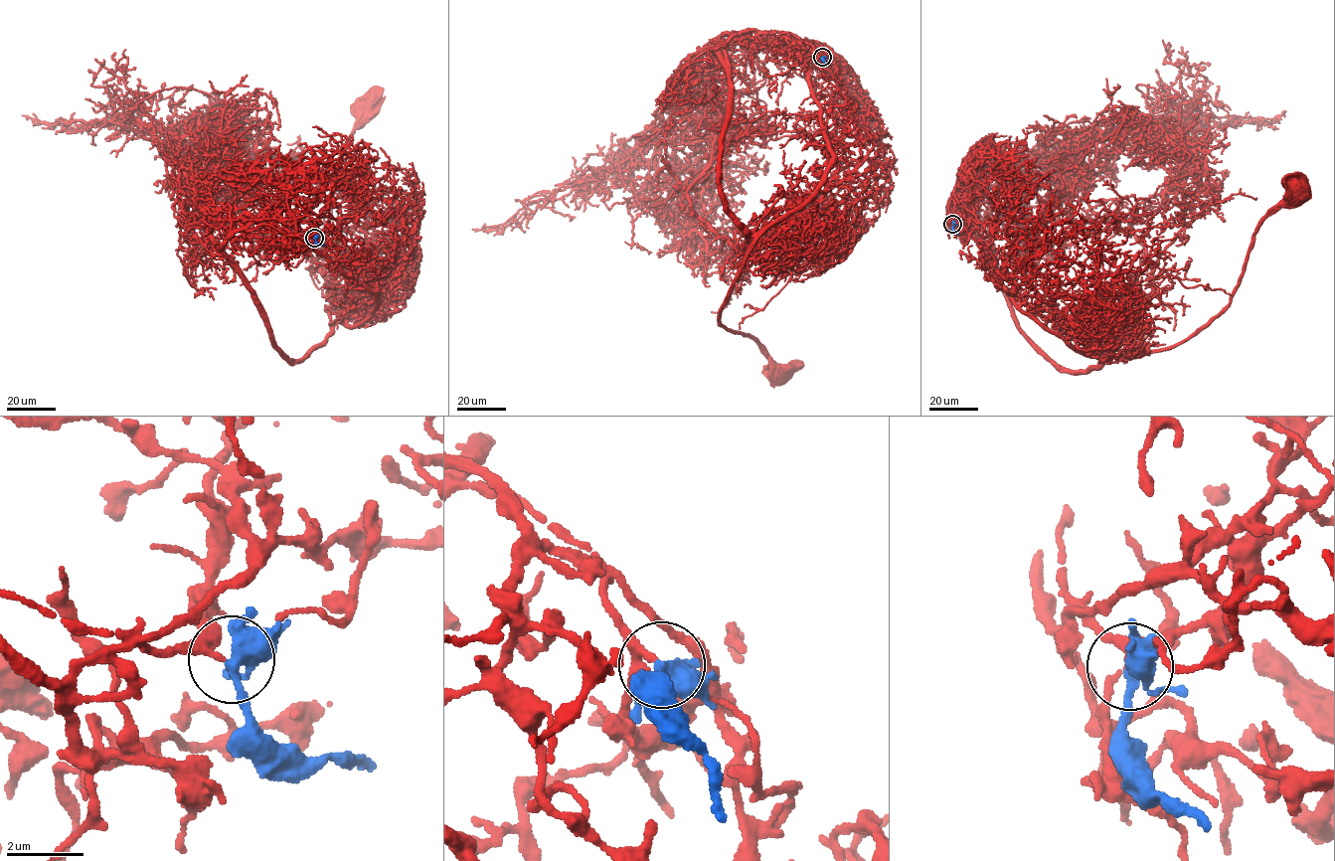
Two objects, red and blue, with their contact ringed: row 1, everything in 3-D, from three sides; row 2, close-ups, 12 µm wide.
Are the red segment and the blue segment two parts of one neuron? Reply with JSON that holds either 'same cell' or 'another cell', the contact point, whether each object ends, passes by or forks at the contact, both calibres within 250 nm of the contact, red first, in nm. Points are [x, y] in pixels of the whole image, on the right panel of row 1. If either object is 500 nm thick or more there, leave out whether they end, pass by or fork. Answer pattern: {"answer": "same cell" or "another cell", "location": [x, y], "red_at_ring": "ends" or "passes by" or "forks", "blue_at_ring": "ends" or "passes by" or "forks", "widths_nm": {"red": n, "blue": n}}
{"answer": "same cell", "location": [952, 224], "red_at_ring": "passes by", "blue_at_ring": "forks", "widths_nm": {"red": 160, "blue": 400}}

